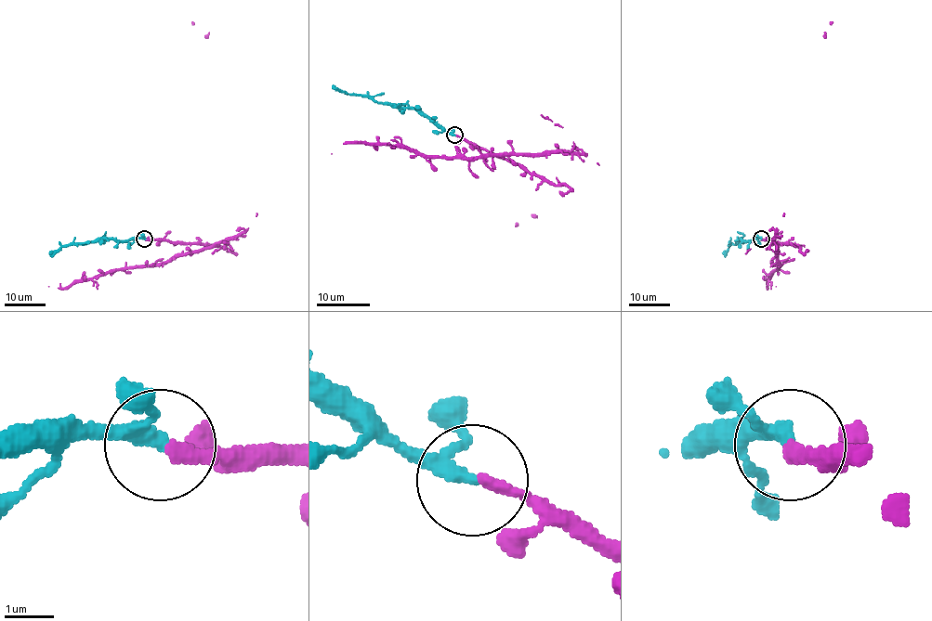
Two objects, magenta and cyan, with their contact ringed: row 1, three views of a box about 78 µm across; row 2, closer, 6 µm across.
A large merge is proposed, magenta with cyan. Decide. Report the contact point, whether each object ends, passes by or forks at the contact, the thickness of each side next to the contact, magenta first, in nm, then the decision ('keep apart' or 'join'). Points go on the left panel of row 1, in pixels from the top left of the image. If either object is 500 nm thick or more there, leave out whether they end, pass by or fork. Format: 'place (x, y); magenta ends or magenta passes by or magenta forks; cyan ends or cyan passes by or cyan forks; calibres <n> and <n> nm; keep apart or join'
place (144, 239); magenta ends; cyan passes by; calibres 240 and 240 nm; join

